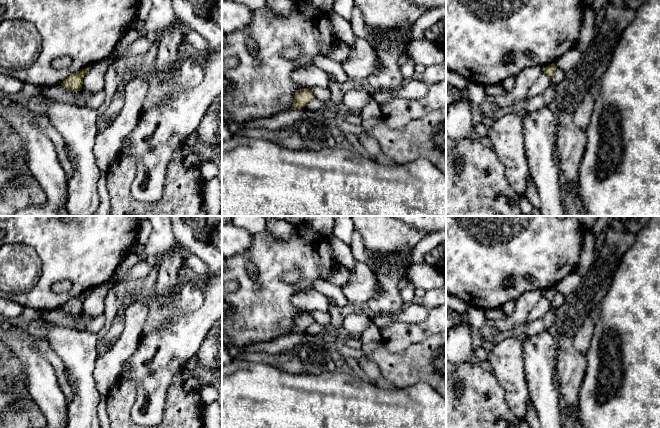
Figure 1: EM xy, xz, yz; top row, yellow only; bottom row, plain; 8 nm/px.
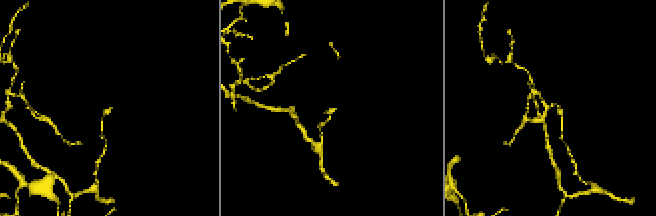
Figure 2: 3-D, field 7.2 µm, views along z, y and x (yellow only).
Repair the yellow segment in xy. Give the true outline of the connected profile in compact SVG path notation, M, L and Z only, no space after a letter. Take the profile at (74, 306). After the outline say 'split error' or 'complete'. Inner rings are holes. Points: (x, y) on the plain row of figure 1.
M90 291L80 294L67 301L61 309L69 315L80 315L84 300L88 297Z; complete

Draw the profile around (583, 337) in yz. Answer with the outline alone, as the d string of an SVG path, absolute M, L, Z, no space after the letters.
M599 304L593 311L588 314L583 322L583 325L575 335L574 347L584 357L589 349L590 341L596 326L596 321L599 316L600 310L601 304Z

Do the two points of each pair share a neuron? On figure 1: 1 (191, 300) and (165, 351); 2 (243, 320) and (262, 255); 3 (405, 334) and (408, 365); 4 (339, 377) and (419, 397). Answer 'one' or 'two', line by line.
1: two
2: one
3: two
4: one

